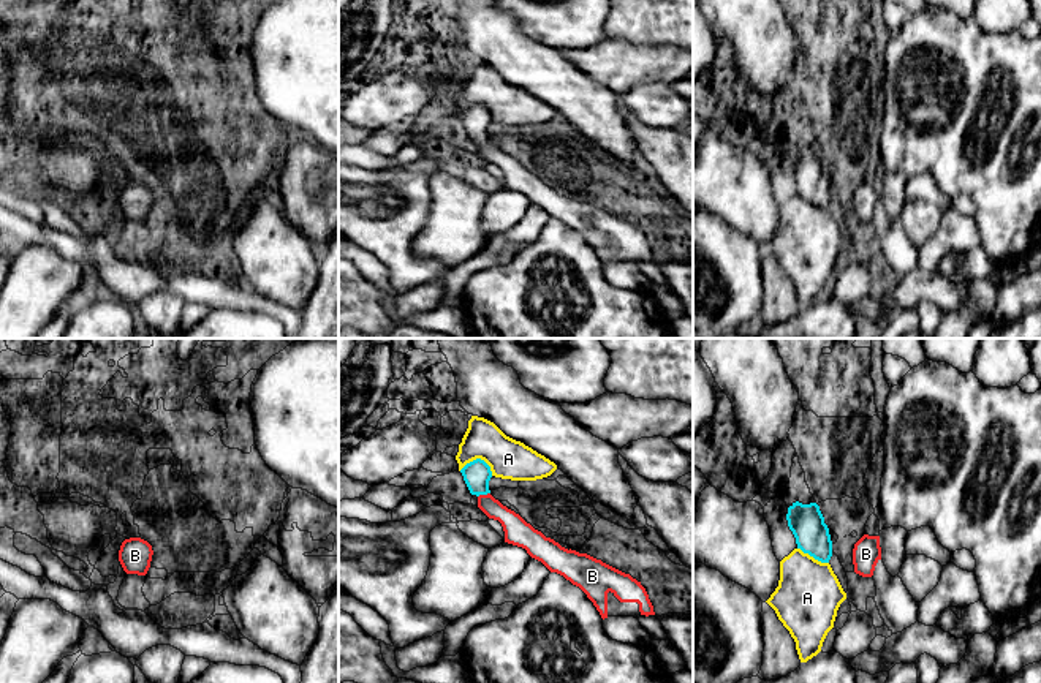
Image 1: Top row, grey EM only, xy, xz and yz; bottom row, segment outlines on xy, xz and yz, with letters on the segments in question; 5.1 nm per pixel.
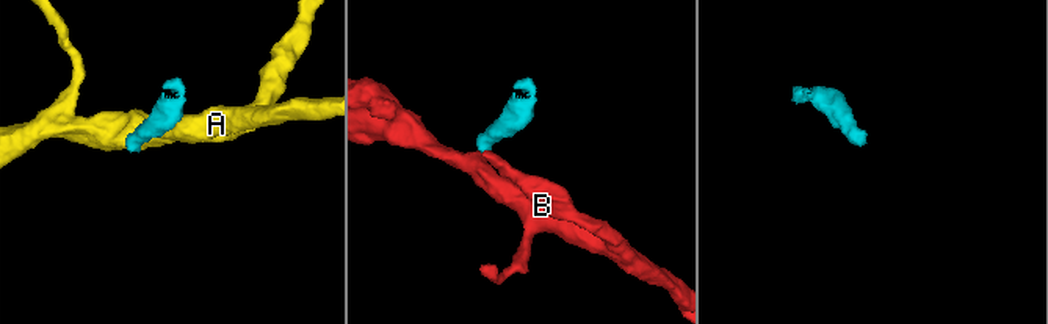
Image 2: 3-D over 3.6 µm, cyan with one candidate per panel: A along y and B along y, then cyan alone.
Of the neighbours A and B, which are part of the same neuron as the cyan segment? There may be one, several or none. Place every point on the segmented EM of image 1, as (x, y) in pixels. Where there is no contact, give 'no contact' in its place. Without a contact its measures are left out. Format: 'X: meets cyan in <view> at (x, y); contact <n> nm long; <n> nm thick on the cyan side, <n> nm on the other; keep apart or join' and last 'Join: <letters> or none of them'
A: meets cyan in xz at (478, 459); contact 180 nm long; 140 nm thick on the cyan side, 200 nm on the other; keep apart
B: meets cyan in xz at (483, 494); contact 70 nm long; 140 nm thick on the cyan side, 130 nm on the other; join
Join: B

